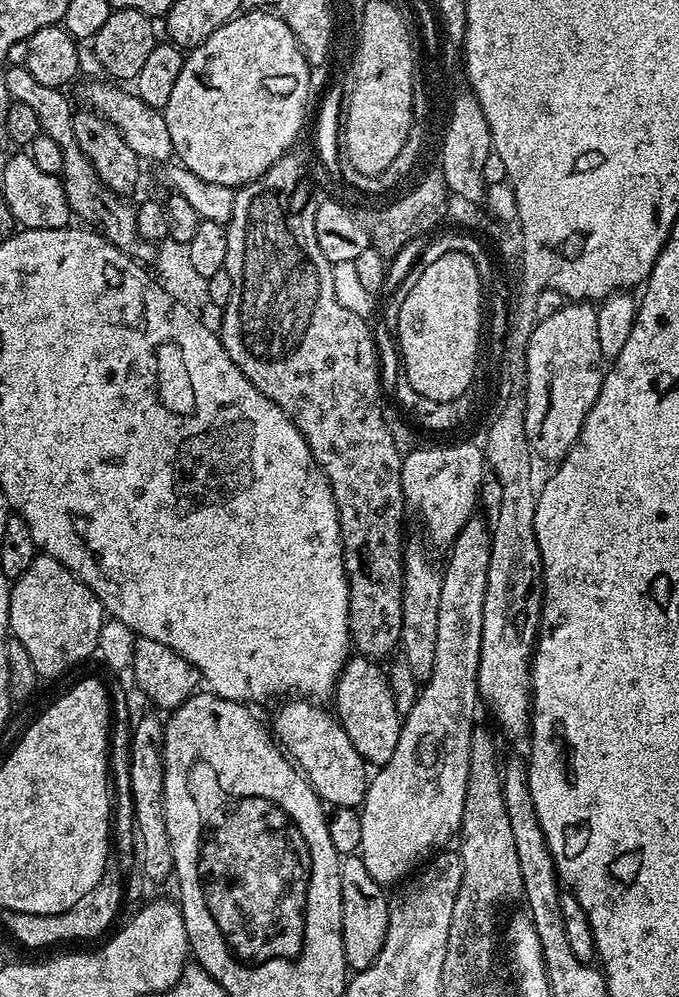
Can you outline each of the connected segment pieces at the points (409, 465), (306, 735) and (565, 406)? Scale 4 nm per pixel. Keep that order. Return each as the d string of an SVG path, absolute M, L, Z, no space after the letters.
M448 444L445 448L416 448L400 461L405 505L420 515L428 536L436 544L451 545L453 538L477 511L476 499L486 476L484 450L477 444Z
M292 698L284 703L288 702L277 710L270 723L280 747L290 754L325 805L333 809L359 809L368 793L370 768L354 750L354 742L346 738L346 730L329 709L327 712L324 706L308 698Z
M565 302L556 314L541 319L530 334L529 346L524 352L524 433L528 447L537 457L559 462L572 447L586 422L586 414L594 406L602 390L606 361L598 342L596 308L588 302Z

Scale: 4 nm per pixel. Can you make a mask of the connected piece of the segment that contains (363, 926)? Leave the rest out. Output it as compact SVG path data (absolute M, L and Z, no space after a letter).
M359 854L345 856L340 861L340 889L342 890L342 946L344 957L353 973L366 970L378 958L386 942L388 929L389 893L385 885L370 878L364 858Z

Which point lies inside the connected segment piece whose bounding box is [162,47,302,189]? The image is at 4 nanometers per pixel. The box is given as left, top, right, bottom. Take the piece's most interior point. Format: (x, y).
(232, 133)

